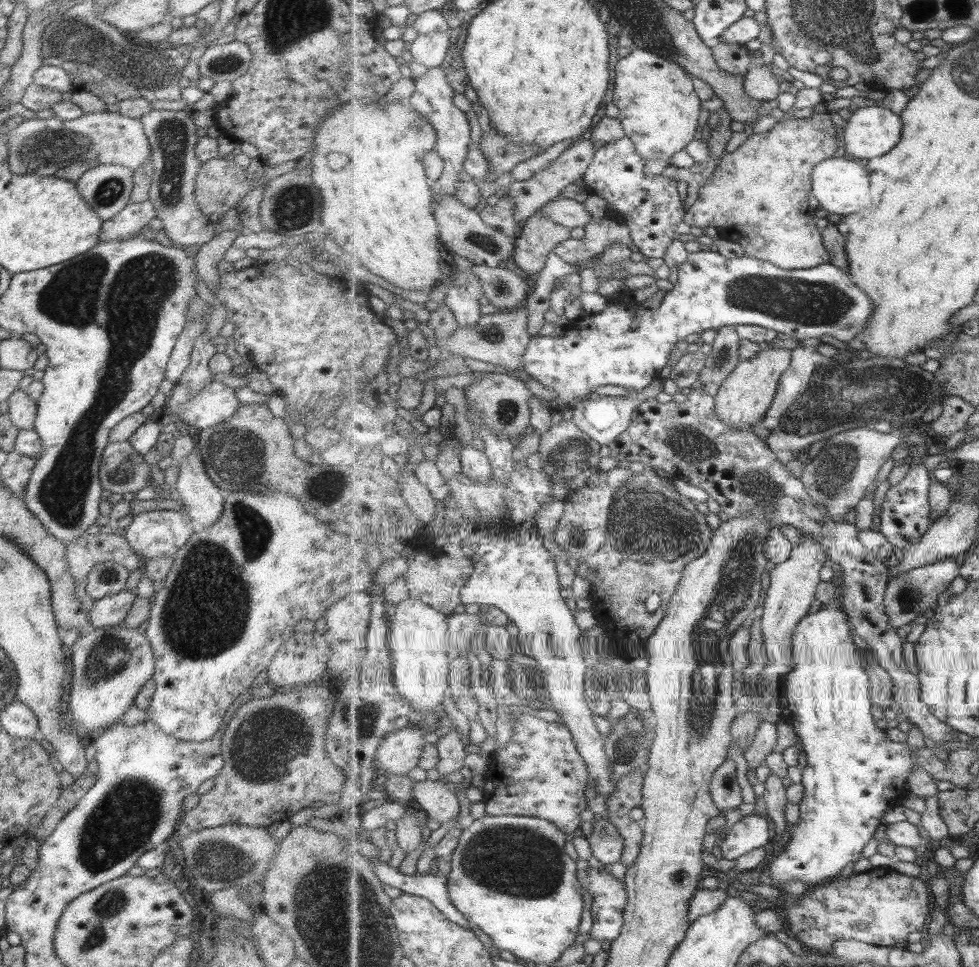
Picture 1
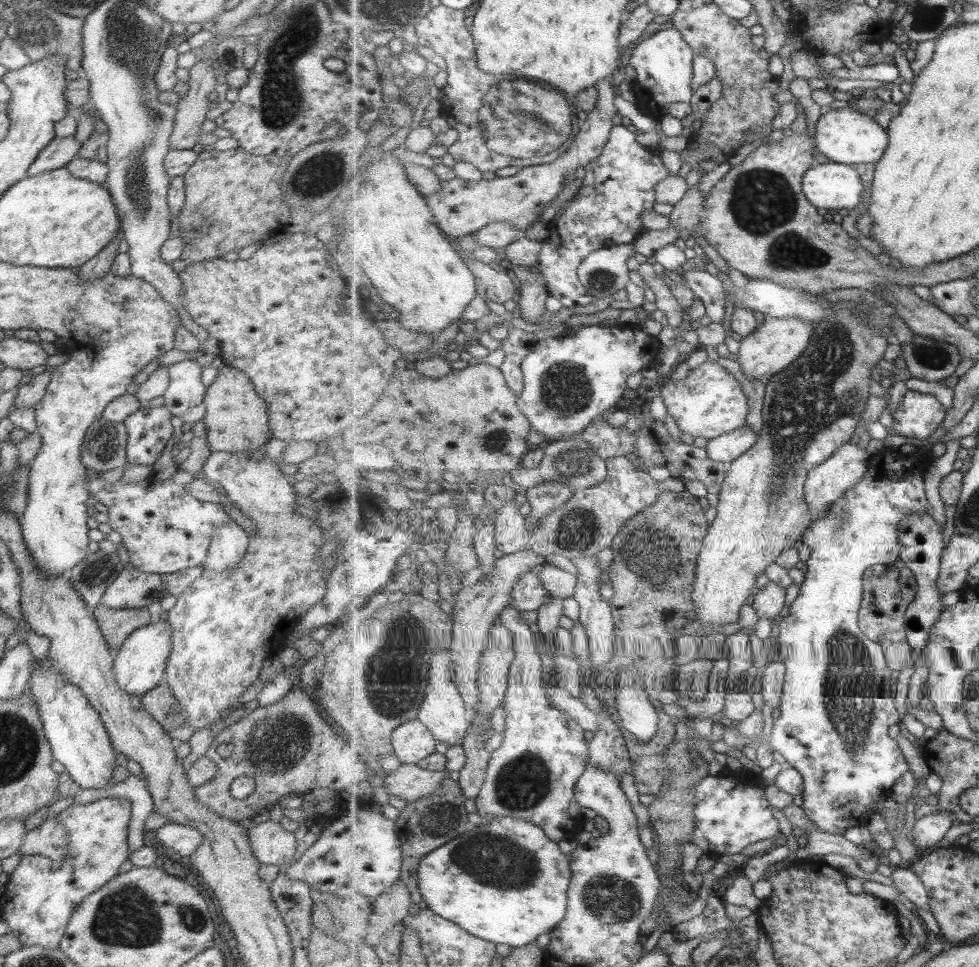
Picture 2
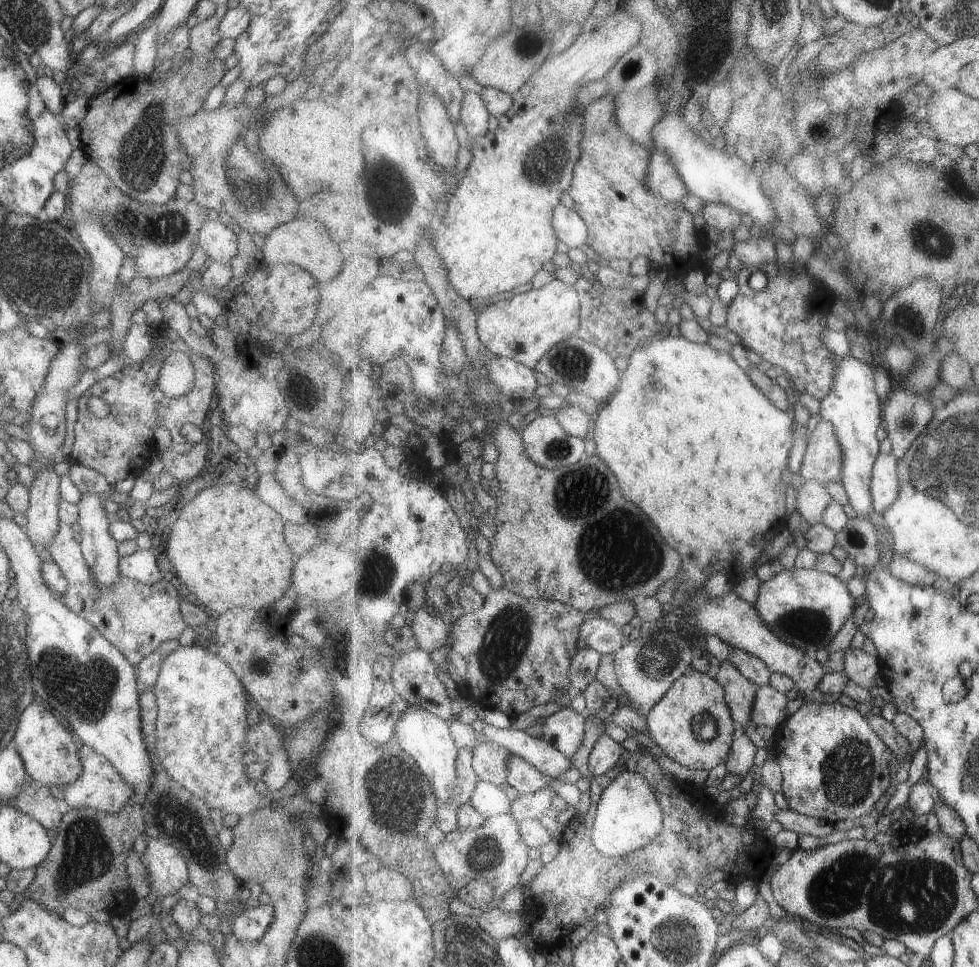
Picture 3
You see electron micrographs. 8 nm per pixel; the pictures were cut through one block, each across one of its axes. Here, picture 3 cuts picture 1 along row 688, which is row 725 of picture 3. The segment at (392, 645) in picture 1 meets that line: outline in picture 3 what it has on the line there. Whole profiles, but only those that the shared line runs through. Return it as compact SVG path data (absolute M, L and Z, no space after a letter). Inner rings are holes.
M410 708L397 724L396 738L401 748L411 754L422 772L429 778L441 803L455 794L457 758L460 748L446 720L424 709Z

